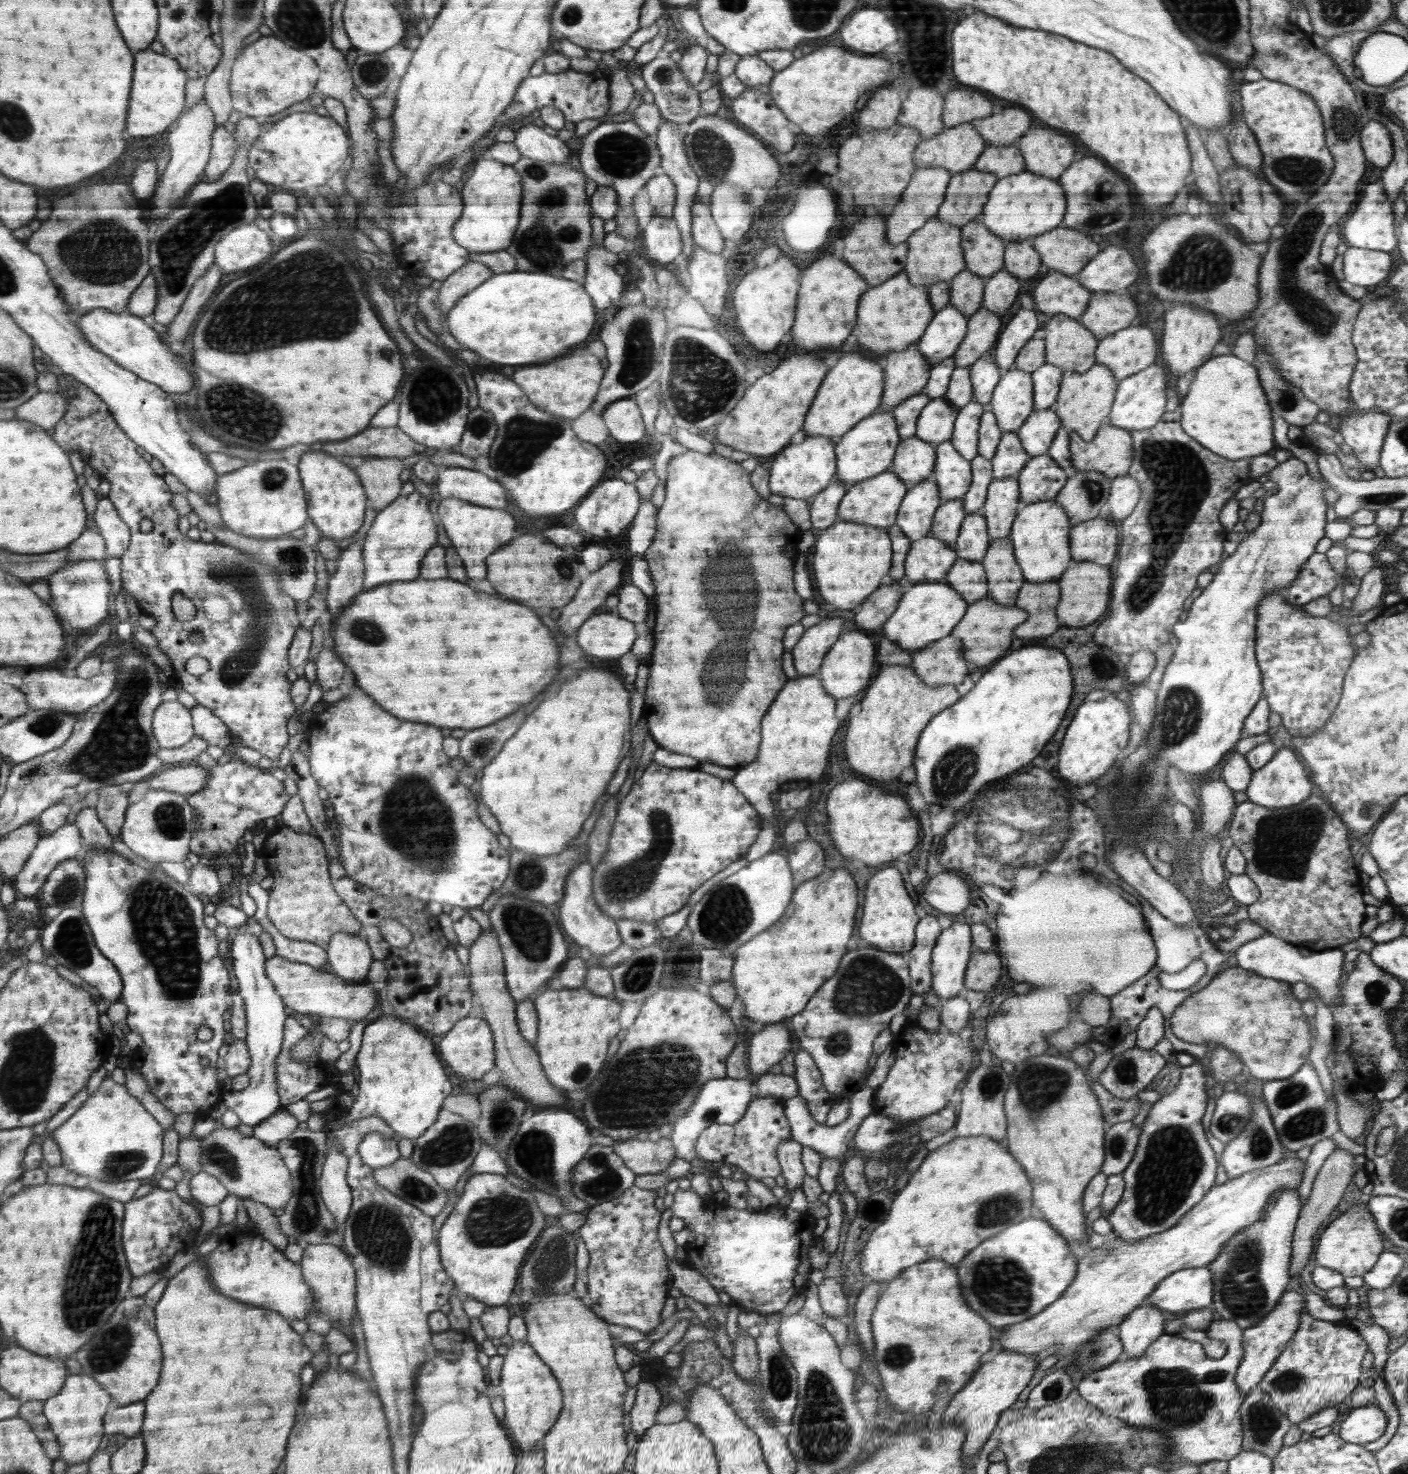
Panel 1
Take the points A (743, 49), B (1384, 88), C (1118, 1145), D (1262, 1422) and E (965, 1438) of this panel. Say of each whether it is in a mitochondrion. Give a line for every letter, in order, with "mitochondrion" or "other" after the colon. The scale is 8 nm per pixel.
A: other
B: other
C: mitochondrion
D: mitochondrion
E: other

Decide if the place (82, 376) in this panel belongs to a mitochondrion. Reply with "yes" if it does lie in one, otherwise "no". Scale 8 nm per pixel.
no

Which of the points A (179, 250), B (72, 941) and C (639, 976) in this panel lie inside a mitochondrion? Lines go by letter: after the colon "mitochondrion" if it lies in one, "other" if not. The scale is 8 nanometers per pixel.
A: mitochondrion
B: mitochondrion
C: mitochondrion

